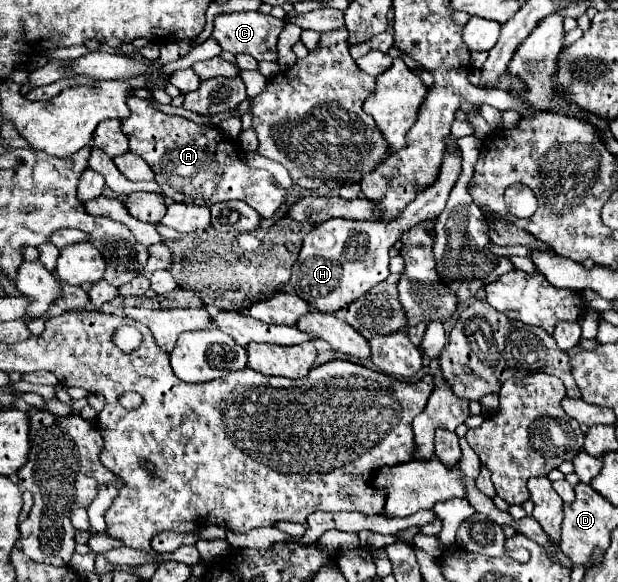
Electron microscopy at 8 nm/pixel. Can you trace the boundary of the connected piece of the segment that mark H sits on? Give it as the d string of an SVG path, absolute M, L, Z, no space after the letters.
M445 152L437 182L429 190L421 192L417 200L413 200L403 210L403 214L389 224L383 224L379 220L345 220L345 218L333 218L329 222L317 224L303 238L299 258L293 264L289 280L293 292L321 312L337 312L339 308L347 306L349 302L369 292L375 284L383 282L389 276L389 248L411 226L423 220L437 218L441 214L449 198L449 192L453 190L461 174L461 160L463 160L461 152Z

